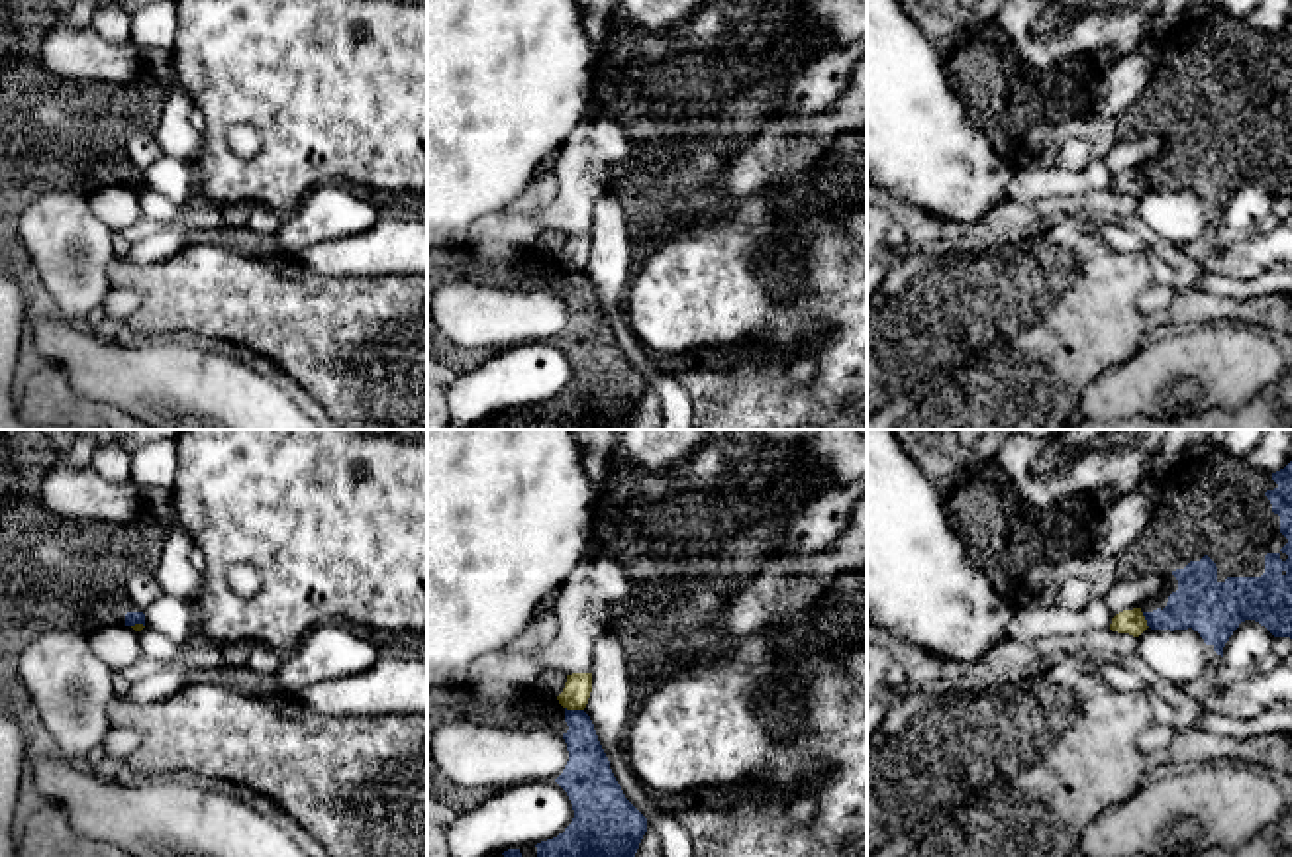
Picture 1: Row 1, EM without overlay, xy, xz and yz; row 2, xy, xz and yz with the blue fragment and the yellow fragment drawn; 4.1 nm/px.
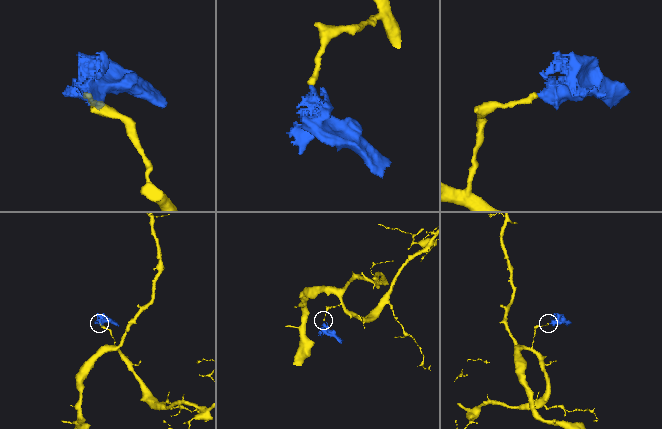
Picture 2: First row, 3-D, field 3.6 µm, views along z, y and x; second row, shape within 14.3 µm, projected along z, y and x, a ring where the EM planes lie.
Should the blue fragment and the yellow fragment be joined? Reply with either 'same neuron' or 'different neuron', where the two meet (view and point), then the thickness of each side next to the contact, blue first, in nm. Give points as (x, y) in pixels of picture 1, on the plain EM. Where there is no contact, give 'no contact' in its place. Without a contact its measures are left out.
different neuron; meets blue in xz at (575, 271); 180 nm thick on the blue side, 120 nm on the other

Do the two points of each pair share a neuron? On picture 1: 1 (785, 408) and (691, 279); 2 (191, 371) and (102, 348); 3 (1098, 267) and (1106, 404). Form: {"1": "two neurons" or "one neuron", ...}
{"1": "two neurons", "2": "one neuron", "3": "two neurons"}

